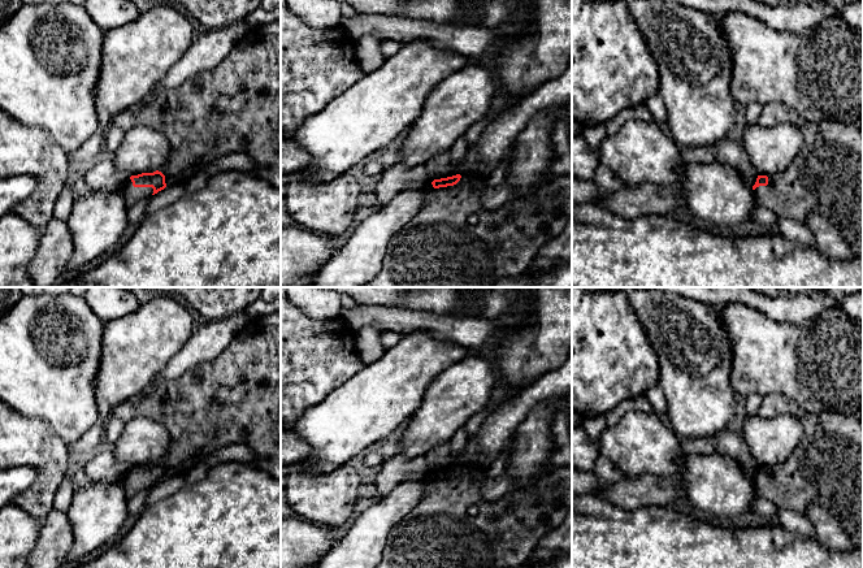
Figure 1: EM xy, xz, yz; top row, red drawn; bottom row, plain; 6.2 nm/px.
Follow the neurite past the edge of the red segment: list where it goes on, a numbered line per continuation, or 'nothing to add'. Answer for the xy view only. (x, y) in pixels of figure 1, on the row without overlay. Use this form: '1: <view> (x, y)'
1: xy (131, 486)

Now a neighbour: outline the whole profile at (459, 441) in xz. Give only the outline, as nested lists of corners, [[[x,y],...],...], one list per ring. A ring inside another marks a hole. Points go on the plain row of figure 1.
[[[460,428],[448,442],[450,442],[450,458],[460,454],[469,442],[469,437],[465,428]]]

